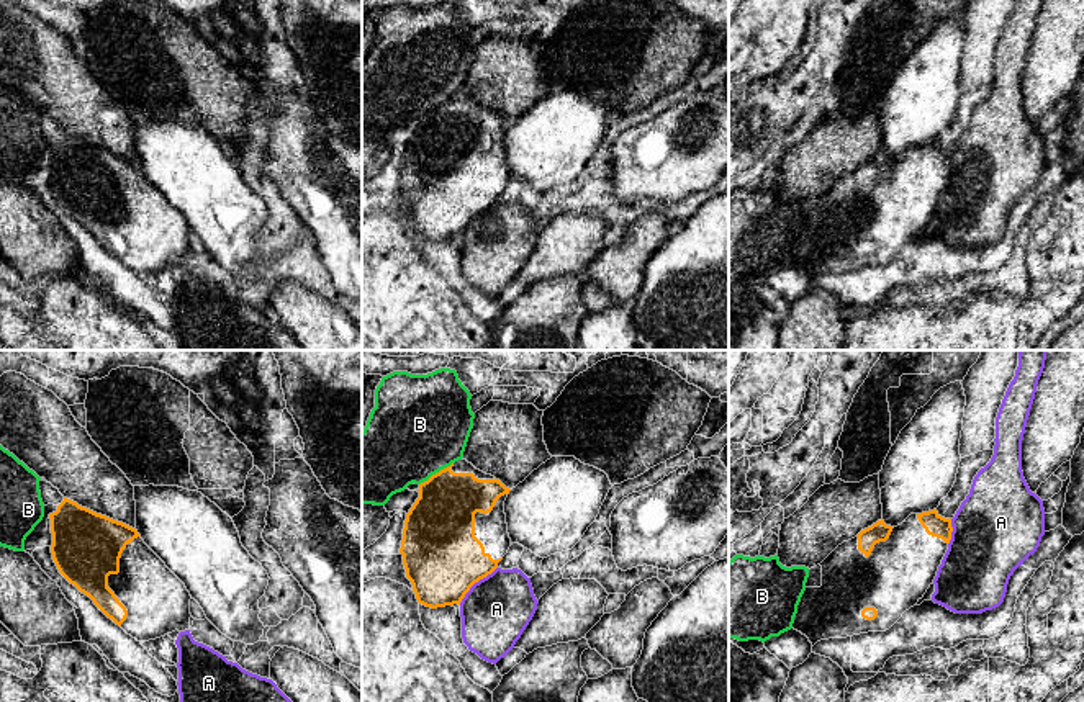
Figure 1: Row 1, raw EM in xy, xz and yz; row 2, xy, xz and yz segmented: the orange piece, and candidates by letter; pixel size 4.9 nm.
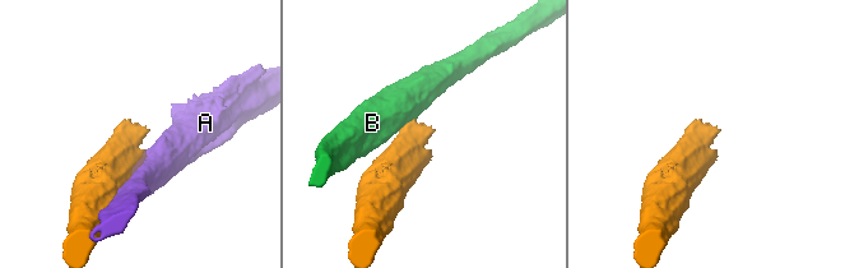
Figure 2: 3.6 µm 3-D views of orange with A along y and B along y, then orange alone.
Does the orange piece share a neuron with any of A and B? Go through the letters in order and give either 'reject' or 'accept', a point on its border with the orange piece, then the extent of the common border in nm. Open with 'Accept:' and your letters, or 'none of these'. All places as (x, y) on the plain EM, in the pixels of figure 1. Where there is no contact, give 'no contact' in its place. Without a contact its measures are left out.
Accept: none of these
A: reject; meets orange in xz at (475, 215); contact 260 nm long
B: reject; meets orange in xz at (436, 107); contact 200 nm long

